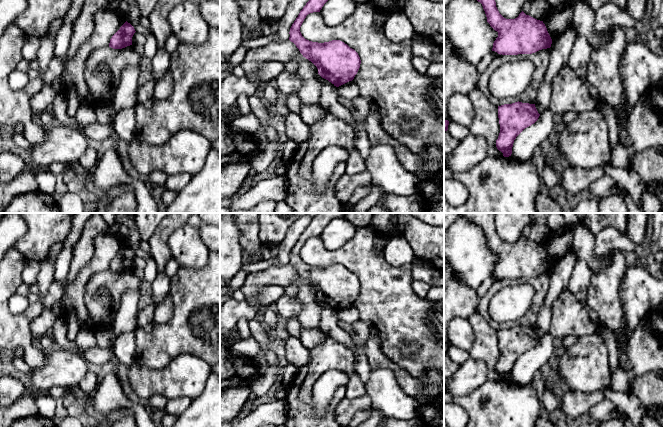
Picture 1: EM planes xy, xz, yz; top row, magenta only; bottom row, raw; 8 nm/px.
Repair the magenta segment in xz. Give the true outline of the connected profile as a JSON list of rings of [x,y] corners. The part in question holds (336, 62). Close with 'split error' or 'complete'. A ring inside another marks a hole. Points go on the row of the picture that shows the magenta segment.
[[[309,0],[290,28],[289,40],[300,53],[311,61],[318,69],[318,74],[339,87],[352,81],[357,74],[361,60],[358,53],[340,40],[318,43],[305,39],[300,27],[306,16],[320,12],[328,0]]] | complete

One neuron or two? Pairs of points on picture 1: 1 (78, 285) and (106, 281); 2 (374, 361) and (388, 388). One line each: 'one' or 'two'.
1: two
2: two

